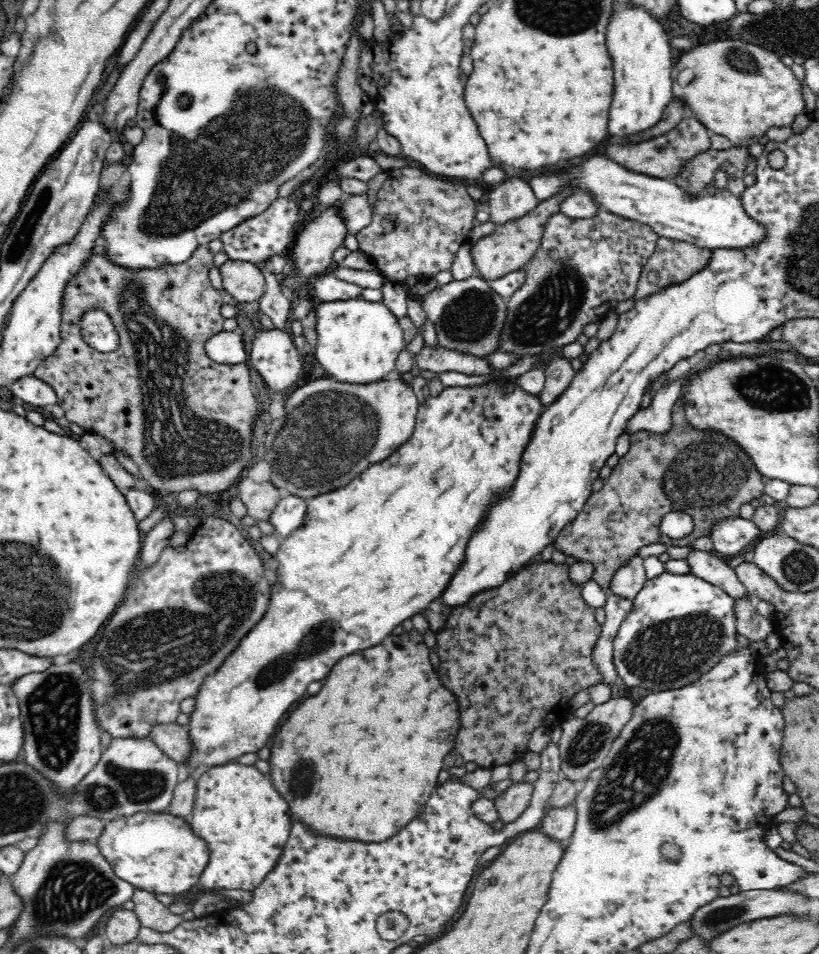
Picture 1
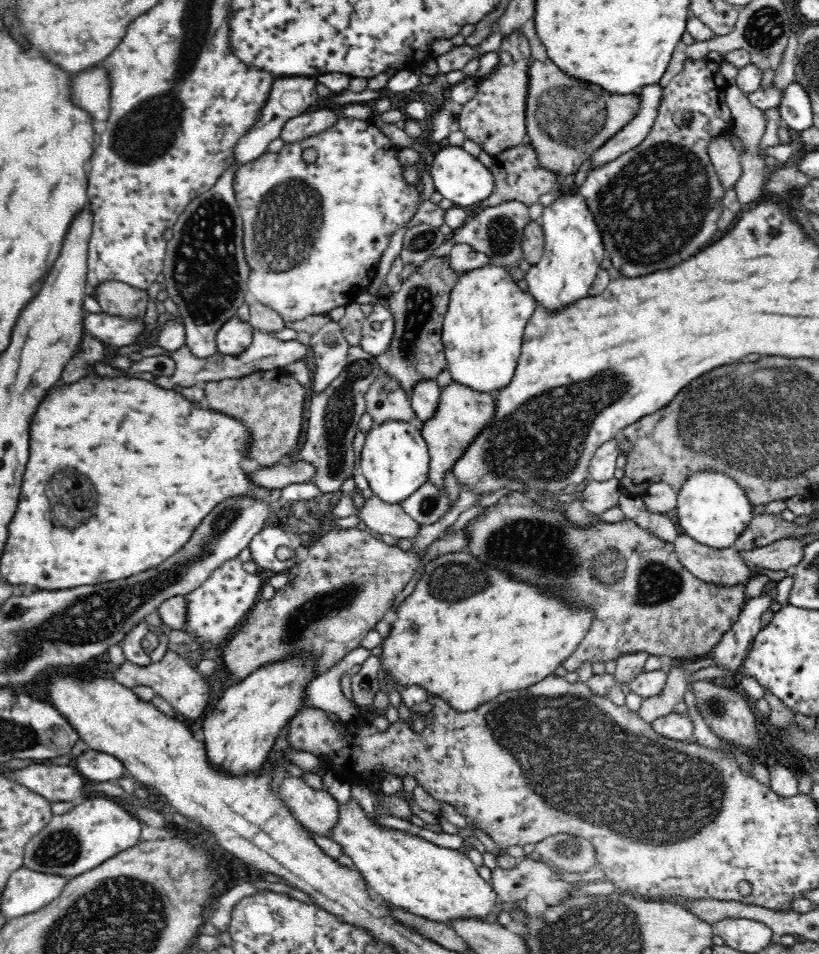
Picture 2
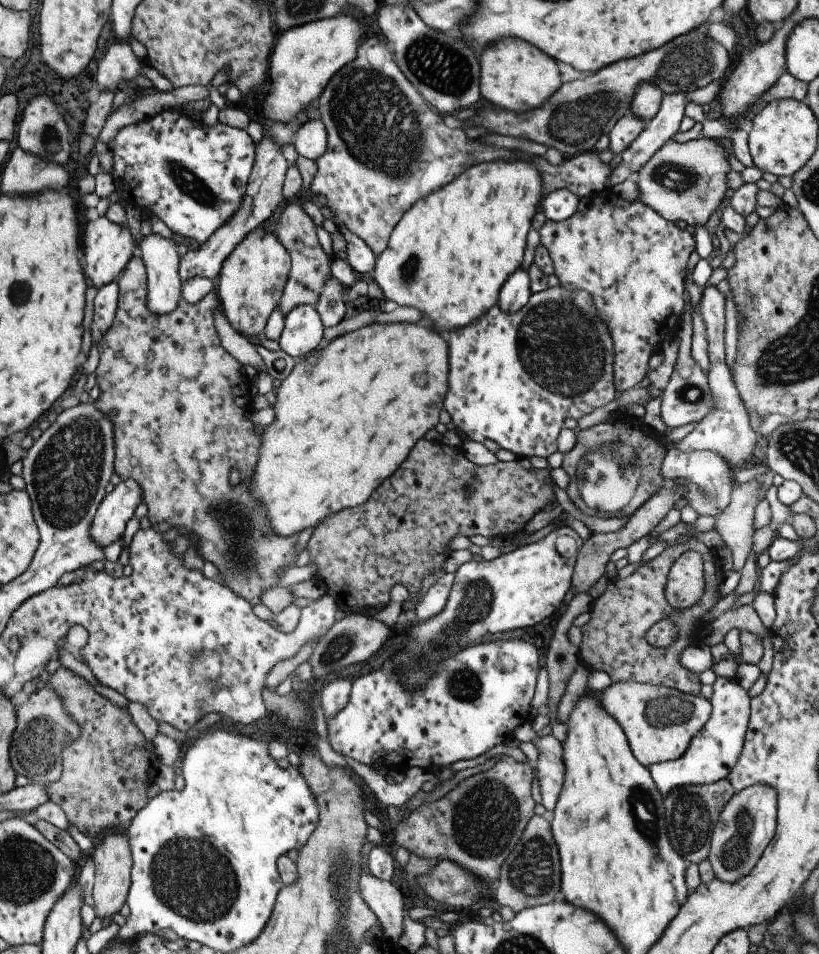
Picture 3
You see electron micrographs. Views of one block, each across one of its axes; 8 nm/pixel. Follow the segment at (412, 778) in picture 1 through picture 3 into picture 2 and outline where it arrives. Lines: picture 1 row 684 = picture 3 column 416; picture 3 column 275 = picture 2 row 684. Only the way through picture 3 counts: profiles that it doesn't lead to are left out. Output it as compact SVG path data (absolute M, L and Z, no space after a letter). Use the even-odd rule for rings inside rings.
M452 552L424 564L422 578L412 594L400 602L396 620L388 636L382 638L376 656L380 658L380 670L392 684L402 688L420 686L428 696L444 700L454 712L472 712L490 704L502 692L524 690L552 676L554 668L562 666L576 652L590 624L590 610L584 614L578 608L564 608L564 604L542 596L534 588L516 584L486 566L478 566L470 554Z

